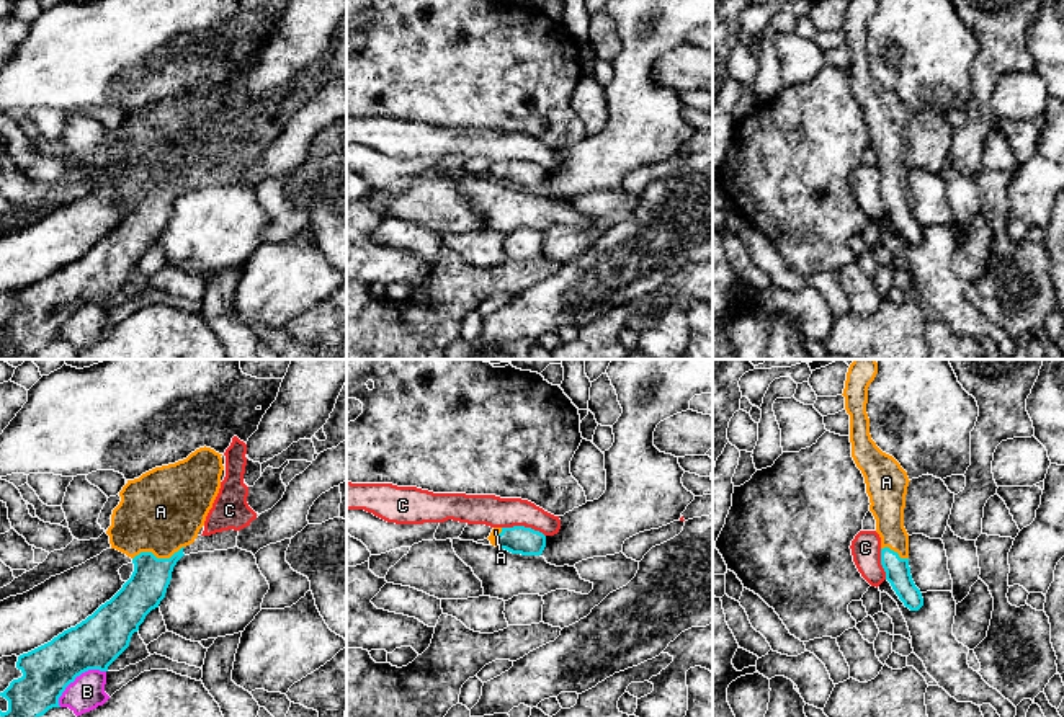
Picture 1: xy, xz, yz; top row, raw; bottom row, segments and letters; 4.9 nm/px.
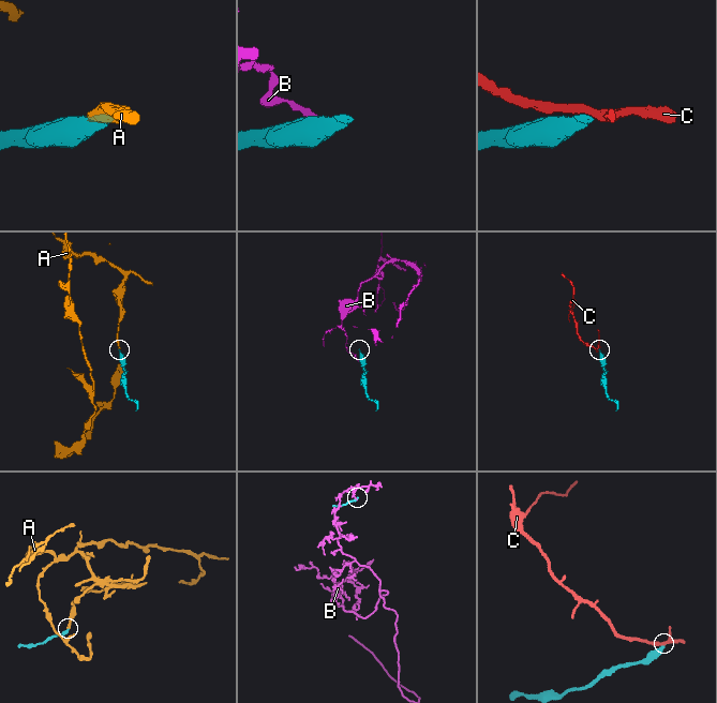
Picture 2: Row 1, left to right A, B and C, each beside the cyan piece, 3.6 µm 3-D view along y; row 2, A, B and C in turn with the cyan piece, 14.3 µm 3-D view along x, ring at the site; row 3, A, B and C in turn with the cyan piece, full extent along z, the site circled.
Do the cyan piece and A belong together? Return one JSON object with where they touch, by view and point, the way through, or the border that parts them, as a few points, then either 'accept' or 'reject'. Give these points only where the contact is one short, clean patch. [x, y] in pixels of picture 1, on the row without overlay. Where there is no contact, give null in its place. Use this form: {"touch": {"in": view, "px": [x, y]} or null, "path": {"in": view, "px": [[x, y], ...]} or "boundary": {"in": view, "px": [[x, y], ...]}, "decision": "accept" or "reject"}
{"touch": {"in": "xy", "px": [156, 191]}, "path": {"in": "xy", "px": [[147, 219], [156, 191], [156, 160], [160, 146]]}, "decision": "accept"}

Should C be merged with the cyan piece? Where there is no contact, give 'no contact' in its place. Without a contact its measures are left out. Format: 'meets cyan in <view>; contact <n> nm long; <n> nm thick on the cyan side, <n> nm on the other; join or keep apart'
meets cyan in xz; contact 220 nm long; 140 nm thick on the cyan side, 150 nm on the other; keep apart

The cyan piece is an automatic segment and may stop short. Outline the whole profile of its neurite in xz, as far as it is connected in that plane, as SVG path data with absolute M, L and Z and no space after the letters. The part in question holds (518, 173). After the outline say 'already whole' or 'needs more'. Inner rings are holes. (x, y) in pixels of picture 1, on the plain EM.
M525 160L494 162L487 173L498 183L521 189L541 189L546 181L546 170Z | needs more

